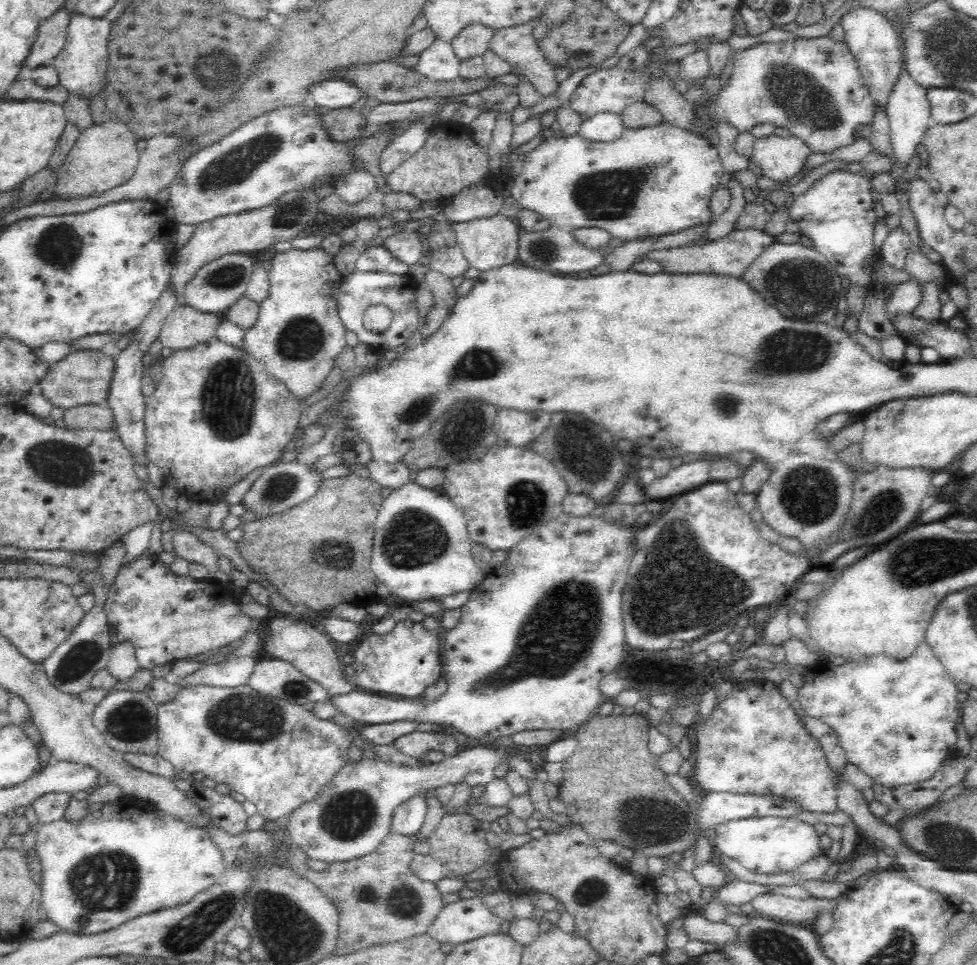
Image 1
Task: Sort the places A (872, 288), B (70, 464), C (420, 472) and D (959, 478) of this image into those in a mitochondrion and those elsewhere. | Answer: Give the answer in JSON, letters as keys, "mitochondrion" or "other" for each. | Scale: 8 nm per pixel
{"A":"other","B":"mitochondrion","C":"other","D":"other"}

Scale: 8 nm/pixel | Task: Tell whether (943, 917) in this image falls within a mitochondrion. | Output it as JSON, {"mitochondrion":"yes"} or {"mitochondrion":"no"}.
{"mitochondrion":"no"}

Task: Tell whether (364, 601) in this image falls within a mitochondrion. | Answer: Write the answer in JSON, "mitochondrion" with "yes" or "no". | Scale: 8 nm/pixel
{"mitochondrion":"no"}

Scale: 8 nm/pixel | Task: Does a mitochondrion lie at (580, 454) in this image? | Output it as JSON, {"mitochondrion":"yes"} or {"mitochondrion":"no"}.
{"mitochondrion":"yes"}

